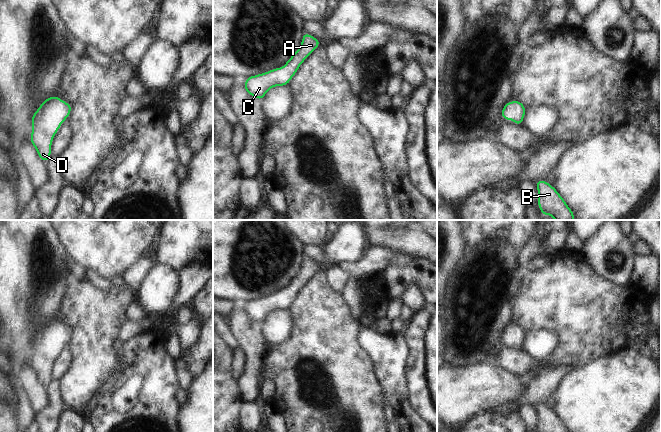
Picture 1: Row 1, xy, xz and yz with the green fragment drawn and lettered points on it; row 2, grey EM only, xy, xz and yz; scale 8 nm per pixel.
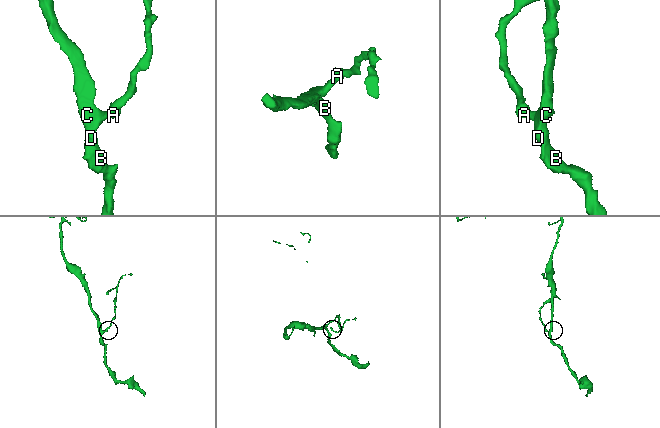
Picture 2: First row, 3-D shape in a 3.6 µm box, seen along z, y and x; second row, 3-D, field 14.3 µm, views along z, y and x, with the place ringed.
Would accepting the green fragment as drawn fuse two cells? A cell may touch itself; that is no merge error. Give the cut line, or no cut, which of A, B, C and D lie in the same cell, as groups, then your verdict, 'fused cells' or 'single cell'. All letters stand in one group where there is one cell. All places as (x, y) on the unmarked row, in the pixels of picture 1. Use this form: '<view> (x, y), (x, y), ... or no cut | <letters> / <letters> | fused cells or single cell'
no cut | A B C D | single cell

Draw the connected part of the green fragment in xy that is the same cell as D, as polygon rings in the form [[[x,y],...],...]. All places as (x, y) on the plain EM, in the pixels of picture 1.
[[[53,319],[45,323],[31,341],[33,351],[30,365],[44,387],[52,380],[52,363],[71,335],[72,330],[69,327]]]

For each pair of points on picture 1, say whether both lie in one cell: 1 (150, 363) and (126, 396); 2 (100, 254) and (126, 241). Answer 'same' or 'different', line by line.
1: different
2: same

